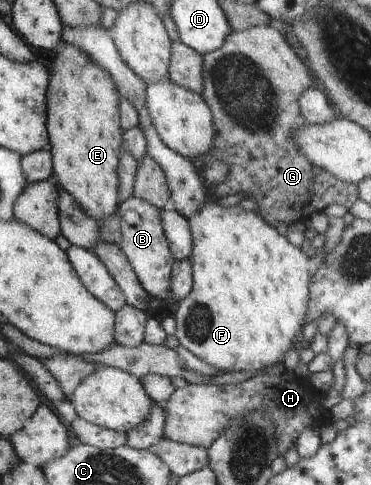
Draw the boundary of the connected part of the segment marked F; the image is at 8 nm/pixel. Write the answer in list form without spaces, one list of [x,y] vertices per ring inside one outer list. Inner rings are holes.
[[[206,202],[203,208],[197,211],[197,214],[193,214],[191,218],[188,218],[188,222],[193,238],[193,250],[189,258],[192,266],[193,282],[191,292],[179,301],[179,307],[175,312],[176,330],[174,335],[179,344],[183,348],[187,348],[201,361],[223,372],[239,372],[239,370],[253,372],[283,363],[286,353],[293,350],[297,342],[303,341],[303,324],[307,322],[306,312],[310,294],[309,283],[325,258],[325,250],[318,249],[313,257],[307,257],[300,247],[296,247],[287,237],[277,233],[275,227],[257,216],[255,211],[243,210],[239,205],[227,208],[227,206],[221,206],[221,204],[215,204],[215,202]]]

